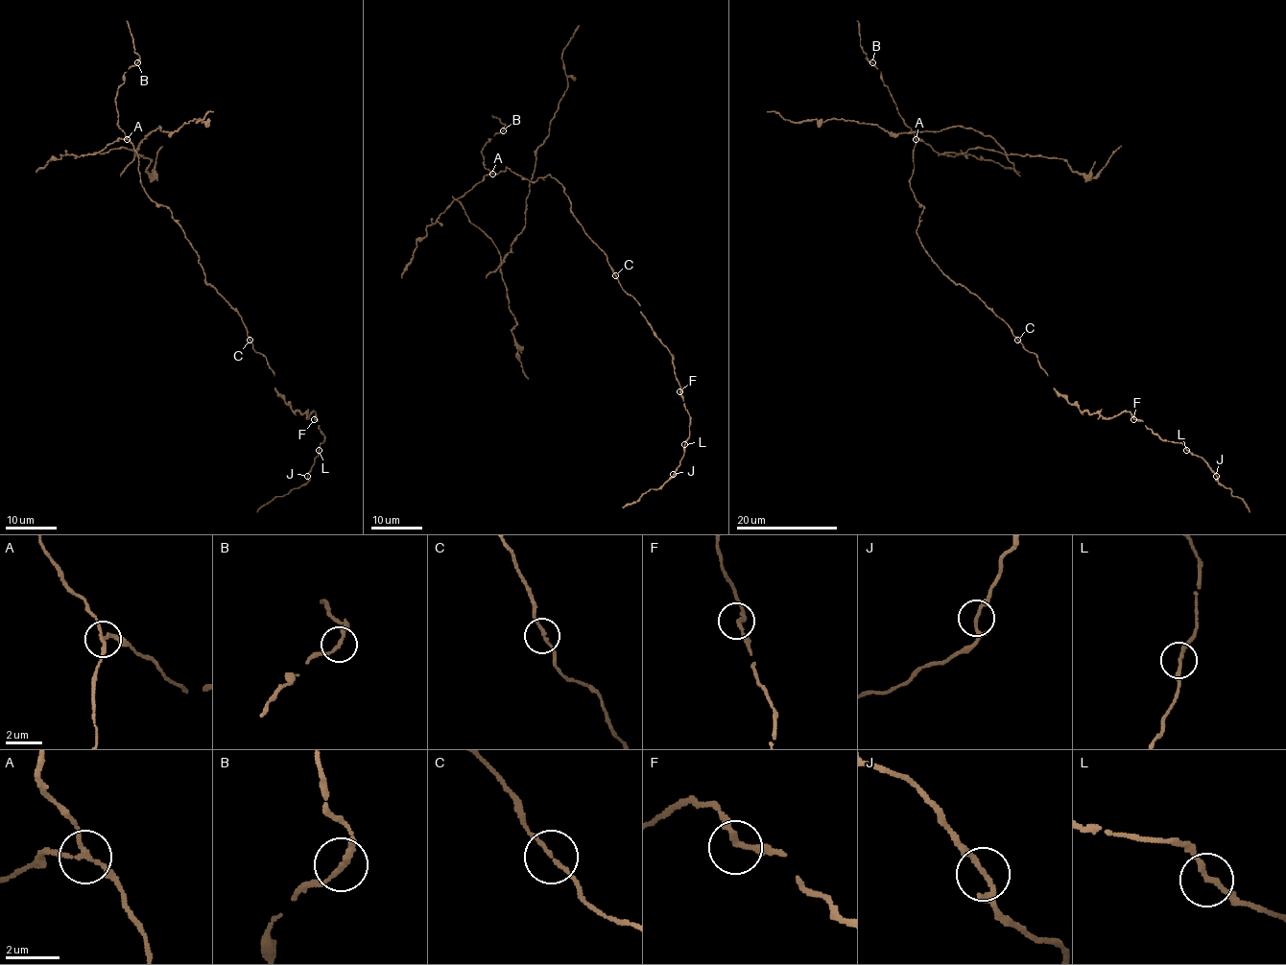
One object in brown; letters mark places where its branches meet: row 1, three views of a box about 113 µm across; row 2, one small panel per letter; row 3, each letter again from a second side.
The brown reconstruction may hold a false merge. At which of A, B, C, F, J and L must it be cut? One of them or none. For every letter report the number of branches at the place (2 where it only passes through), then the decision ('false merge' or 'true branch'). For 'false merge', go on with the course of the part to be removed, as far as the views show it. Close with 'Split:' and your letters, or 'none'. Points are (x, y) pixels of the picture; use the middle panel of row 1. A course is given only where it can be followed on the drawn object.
A: 3 branches meet; false merge; foreign part runs (491, 174), (459, 202), (500, 262), (522, 230), (535, 150), (566, 90), (561, 53), (579, 25)
B: 2 branches meet; true branch
C: 2 branches meet; true branch
F: 2 branches meet; true branch
J: 3 branches meet; true branch
L: 2 branches meet; true branch
Split: A

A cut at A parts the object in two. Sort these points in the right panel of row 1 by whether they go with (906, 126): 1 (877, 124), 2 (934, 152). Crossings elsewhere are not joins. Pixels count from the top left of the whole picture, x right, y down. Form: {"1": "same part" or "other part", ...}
{"1": "other part", "2": "other part"}

